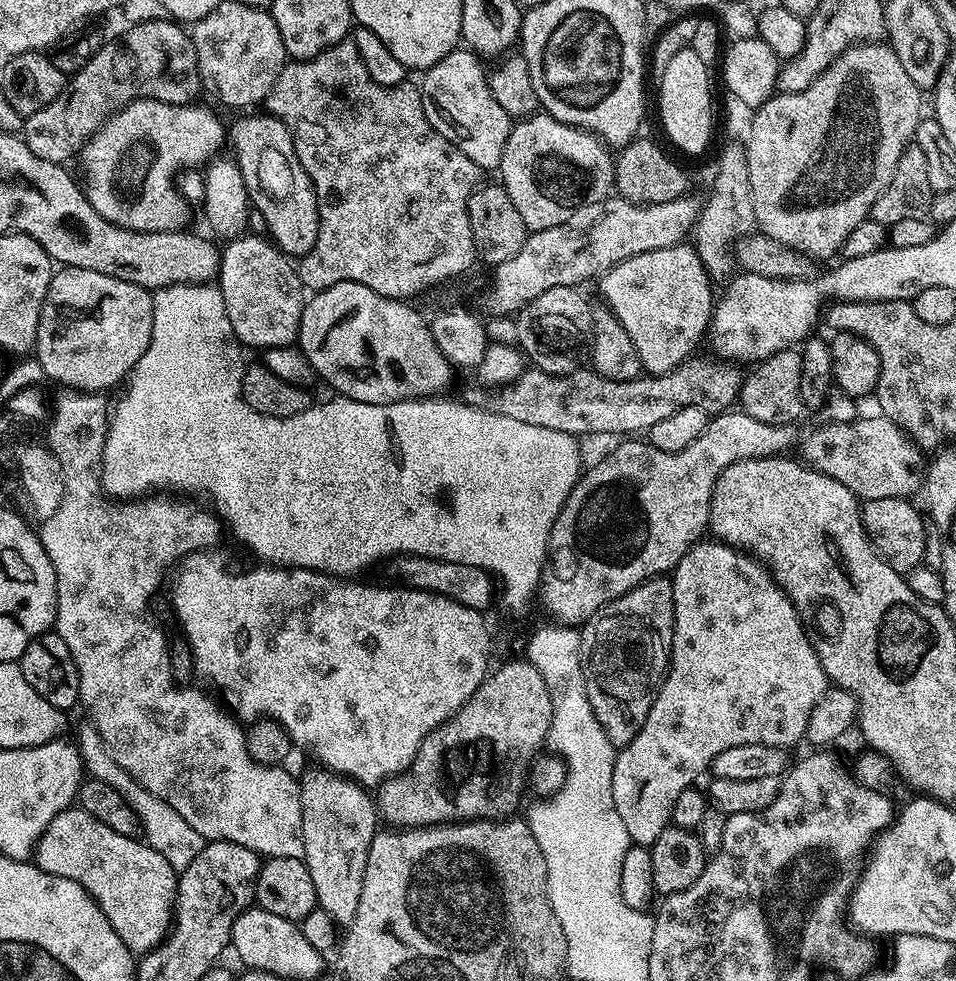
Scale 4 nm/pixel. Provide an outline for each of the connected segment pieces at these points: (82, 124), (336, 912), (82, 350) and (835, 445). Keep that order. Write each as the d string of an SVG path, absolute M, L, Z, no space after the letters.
M142 21L126 27L124 36L117 40L101 43L100 49L78 70L65 85L65 88L49 106L36 110L25 117L21 137L28 149L46 162L64 164L84 149L86 143L115 112L121 112L126 105L135 100L161 100L167 104L191 104L202 96L200 71L198 70L198 50L194 50L189 29L177 21Z
M312 766L304 777L299 777L298 783L304 839L302 859L310 870L310 878L314 878L317 905L332 915L333 924L347 926L356 916L358 898L362 898L366 858L370 854L370 842L378 831L376 801L363 784L319 766Z
M64 268L64 293L59 296L56 290L49 290L44 299L44 305L47 308L66 308L66 310L76 310L76 389L78 392L91 392L93 394L107 393L107 388L112 388L116 383L121 381L131 372L133 366L146 354L150 346L150 334L154 330L154 302L152 301L153 293L147 288L139 288L130 282L122 282L118 278L110 278L110 274L98 274L98 270L82 270L81 268Z
M882 414L875 415L861 415L848 424L826 422L814 432L805 436L803 433L798 440L799 459L814 471L826 474L826 478L842 482L861 502L874 498L915 497L924 482L925 453L894 421Z

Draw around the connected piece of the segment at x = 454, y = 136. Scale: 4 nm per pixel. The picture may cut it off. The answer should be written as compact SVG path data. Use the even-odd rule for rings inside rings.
M458 46L453 52L446 54L446 58L434 62L434 66L423 69L421 76L424 77L418 80L418 87L422 98L422 110L426 110L426 118L432 129L442 134L446 142L458 146L458 150L462 150L462 154L466 154L466 158L470 158L470 162L477 164L480 169L496 170L502 162L502 150L506 150L506 138L512 132L514 120L506 110L502 110L502 106L498 106L488 85L488 72L480 64L483 64L481 57L475 52L467 47Z

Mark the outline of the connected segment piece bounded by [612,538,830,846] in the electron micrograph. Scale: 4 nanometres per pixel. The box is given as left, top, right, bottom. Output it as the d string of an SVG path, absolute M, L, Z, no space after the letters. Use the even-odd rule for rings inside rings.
M708 538L697 542L687 552L670 573L672 581L672 601L674 602L674 626L672 627L672 655L668 661L668 671L661 683L660 690L654 698L654 706L650 706L650 714L646 714L646 722L642 722L642 730L634 734L629 744L623 745L617 751L614 762L614 806L618 810L622 822L626 825L629 841L636 846L650 846L662 834L664 828L672 824L672 811L678 794L684 788L691 788L697 783L696 776L707 773L712 767L713 758L734 746L754 743L764 744L766 747L790 749L791 744L801 743L806 734L806 722L810 720L810 710L814 710L814 702L822 698L822 694L830 686L828 676L822 670L822 662L818 662L818 654L814 646L808 641L804 632L804 624L790 598L778 587L771 572L756 559L755 556L732 548L728 544L721 544L715 539Z

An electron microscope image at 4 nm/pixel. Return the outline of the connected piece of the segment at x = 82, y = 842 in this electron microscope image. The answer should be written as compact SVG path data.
M73 806L55 816L50 826L46 826L42 838L36 843L34 863L42 870L46 870L46 874L70 878L70 882L82 885L104 911L118 938L122 938L122 942L133 954L151 952L152 949L159 948L160 943L168 938L176 907L178 872L158 850L143 839L135 840L126 834L118 834L118 830L102 826L98 818L90 818L90 814L83 812L79 806Z

